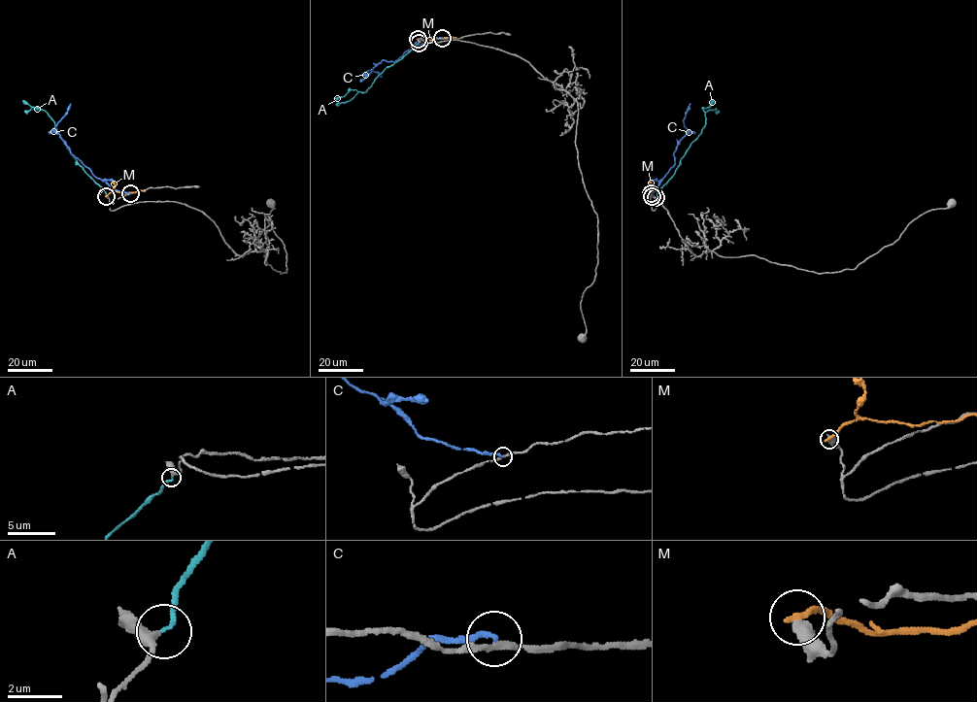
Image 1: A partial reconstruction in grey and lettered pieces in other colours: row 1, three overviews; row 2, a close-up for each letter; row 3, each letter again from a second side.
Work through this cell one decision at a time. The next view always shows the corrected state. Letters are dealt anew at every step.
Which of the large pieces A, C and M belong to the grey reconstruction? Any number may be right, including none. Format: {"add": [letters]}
{"add": ["A"]}

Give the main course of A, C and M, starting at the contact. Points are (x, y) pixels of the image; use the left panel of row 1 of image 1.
A: (107, 197), (72, 155), (47, 112), (22, 100)
C: (130, 193), (113, 189), (97, 178), (71, 152), (54, 129), (71, 104)
M: (106, 196), (116, 191), (145, 191)

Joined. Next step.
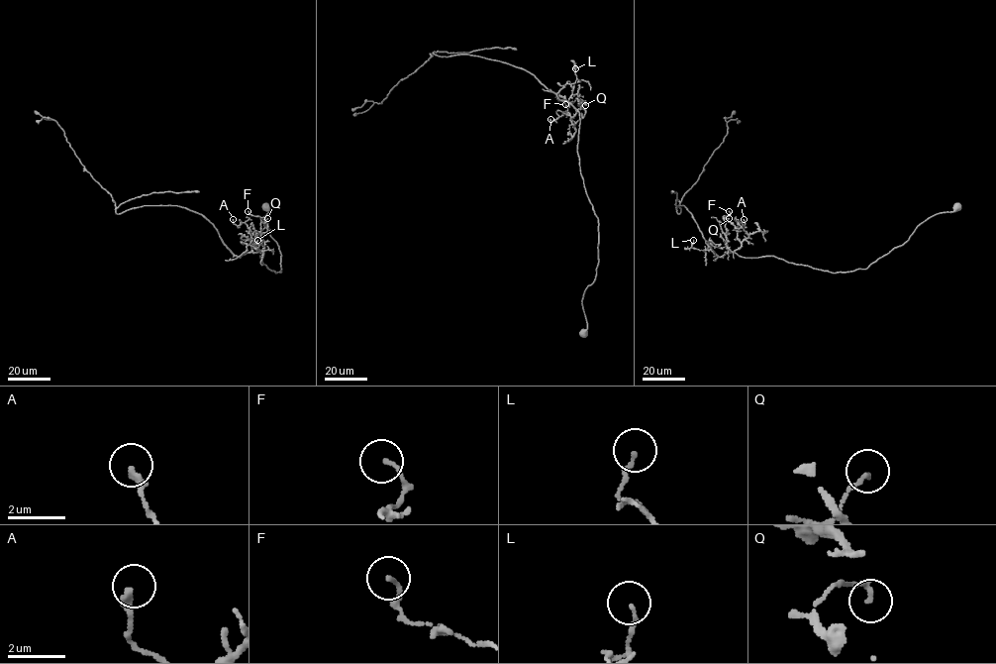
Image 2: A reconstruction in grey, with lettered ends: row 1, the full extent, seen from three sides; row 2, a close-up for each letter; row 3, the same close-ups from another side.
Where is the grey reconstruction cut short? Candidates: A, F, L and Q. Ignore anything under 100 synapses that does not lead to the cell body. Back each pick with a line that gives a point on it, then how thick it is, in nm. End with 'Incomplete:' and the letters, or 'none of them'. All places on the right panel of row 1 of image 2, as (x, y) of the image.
Incomplete: none of them

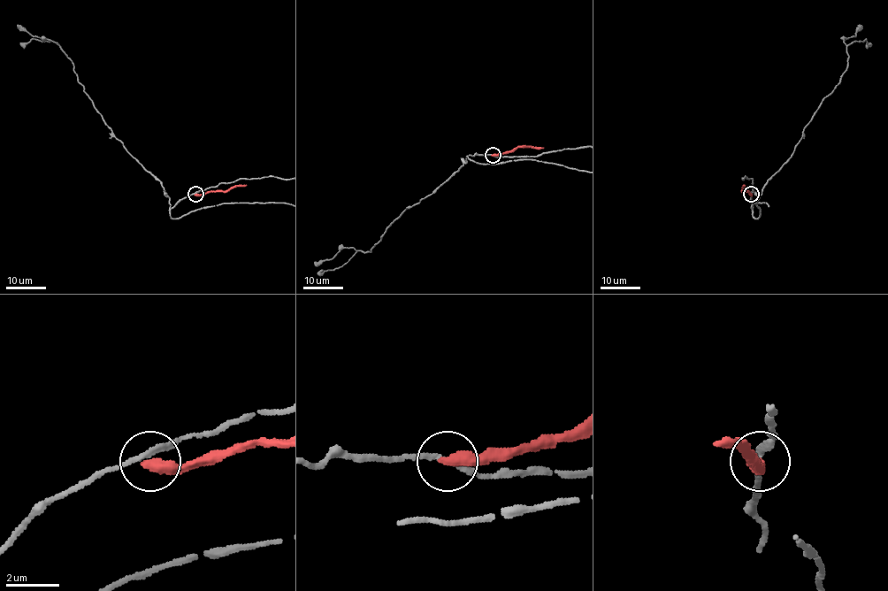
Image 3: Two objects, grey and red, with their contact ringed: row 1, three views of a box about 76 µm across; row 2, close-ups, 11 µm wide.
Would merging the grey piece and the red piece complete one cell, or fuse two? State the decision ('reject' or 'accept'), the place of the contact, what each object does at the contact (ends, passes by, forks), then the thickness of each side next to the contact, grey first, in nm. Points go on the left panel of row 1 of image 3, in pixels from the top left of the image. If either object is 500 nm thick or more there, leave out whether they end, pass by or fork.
reject; at (195, 194); grey passes by; red ends there; 200 nm thick on the grey side, 480 nm on the other

